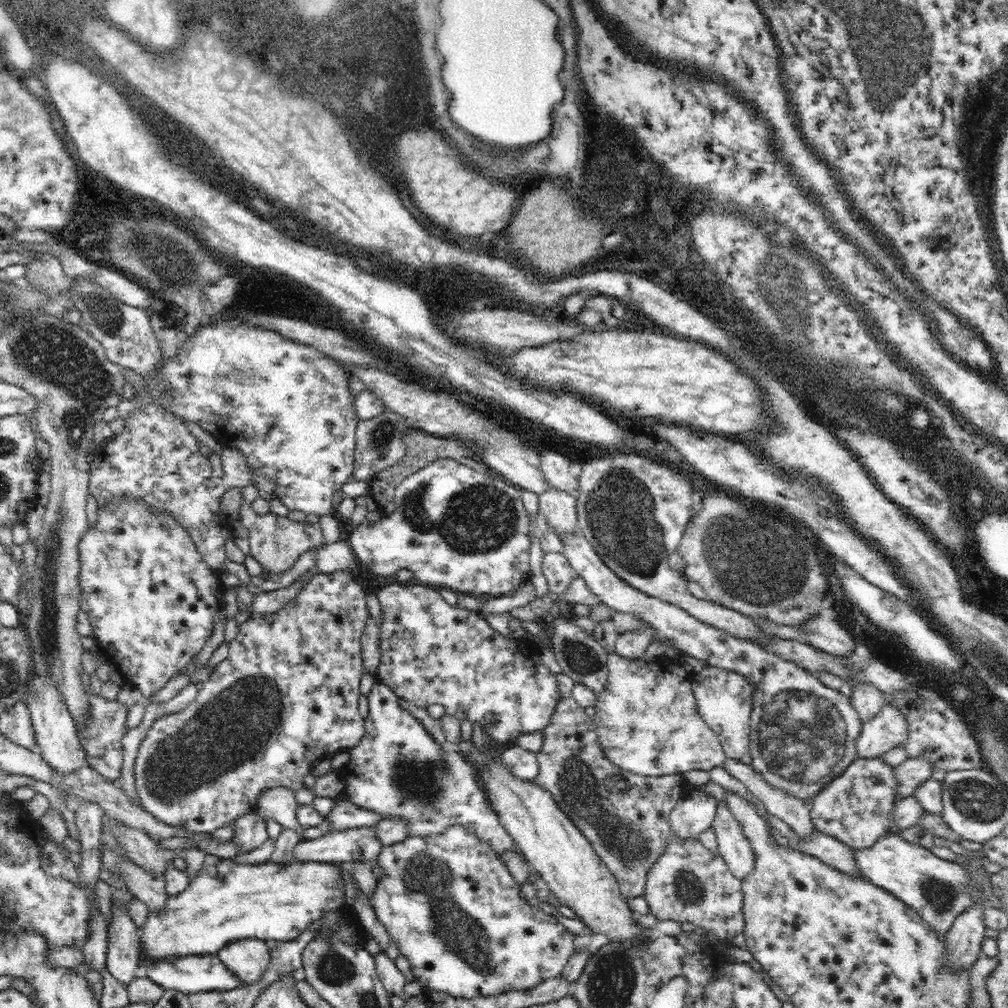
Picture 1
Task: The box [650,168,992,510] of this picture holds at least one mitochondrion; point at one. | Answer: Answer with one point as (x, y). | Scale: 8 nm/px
(797, 319)

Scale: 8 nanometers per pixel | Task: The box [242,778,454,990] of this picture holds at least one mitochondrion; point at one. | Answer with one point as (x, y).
(332, 968)

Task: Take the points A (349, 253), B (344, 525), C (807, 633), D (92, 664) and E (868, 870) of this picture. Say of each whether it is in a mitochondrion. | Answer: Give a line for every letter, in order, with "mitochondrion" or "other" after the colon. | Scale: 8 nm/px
A: other
B: other
C: other
D: other
E: other

